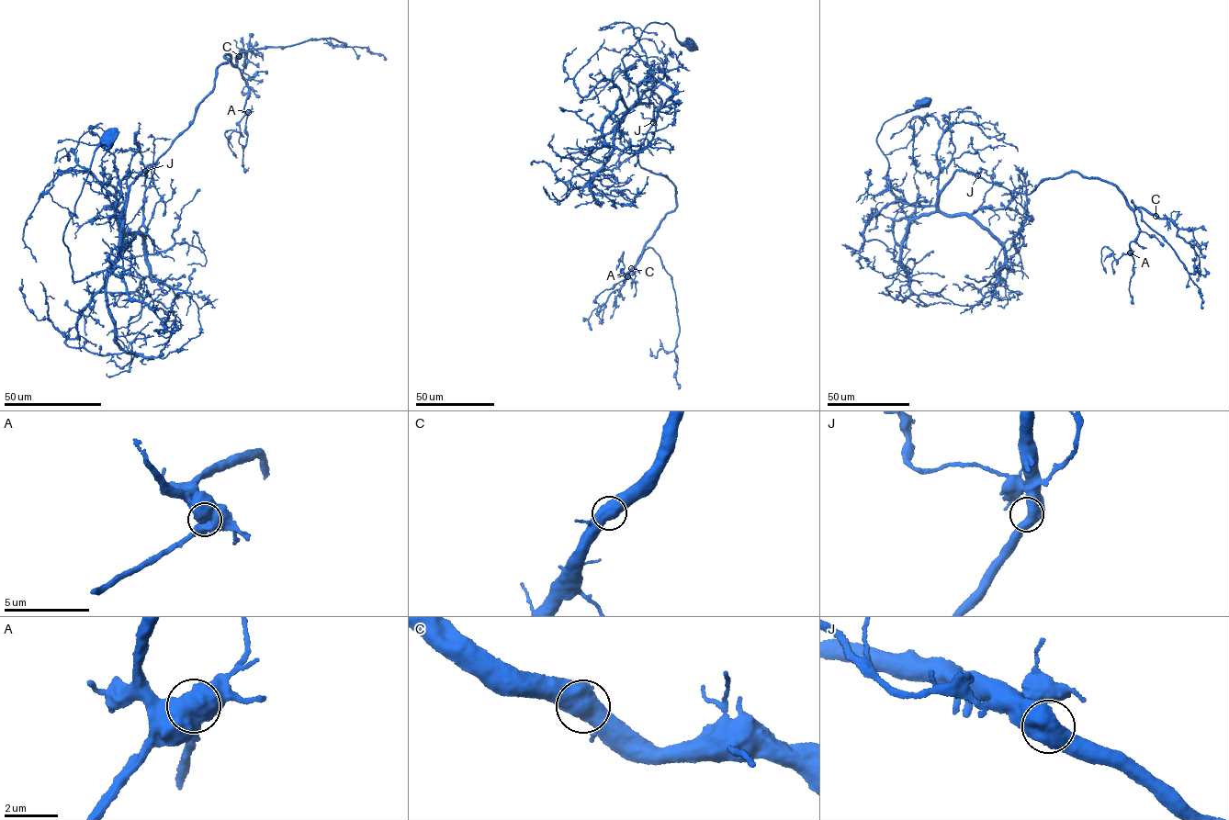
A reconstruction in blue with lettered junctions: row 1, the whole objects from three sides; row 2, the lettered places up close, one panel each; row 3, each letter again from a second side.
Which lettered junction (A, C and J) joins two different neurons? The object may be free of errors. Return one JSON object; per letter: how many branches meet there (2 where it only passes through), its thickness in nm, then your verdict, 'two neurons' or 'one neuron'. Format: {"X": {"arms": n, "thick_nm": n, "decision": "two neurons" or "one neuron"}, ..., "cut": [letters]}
{"A": {"arms": 2, "thick_nm": 750, "decision": "one neuron"}, "C": {"arms": 2, "thick_nm": 850, "decision": "one neuron"}, "J": {"arms": 2, "thick_nm": 750, "decision": "one neuron"}, "cut": []}

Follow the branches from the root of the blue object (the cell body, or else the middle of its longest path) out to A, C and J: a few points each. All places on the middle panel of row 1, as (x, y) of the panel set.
A: (692, 45), (651, 22), (622, 59), (633, 106), (653, 104), (638, 162), (671, 182), (677, 206), (627, 276)
C: (692, 45), (651, 22), (622, 59), (633, 106), (653, 104), (638, 162), (671, 182), (677, 206), (631, 268)
J: (692, 45), (676, 39), (668, 23), (651, 22), (622, 59), (637, 85), (633, 106), (653, 104), (653, 122)

